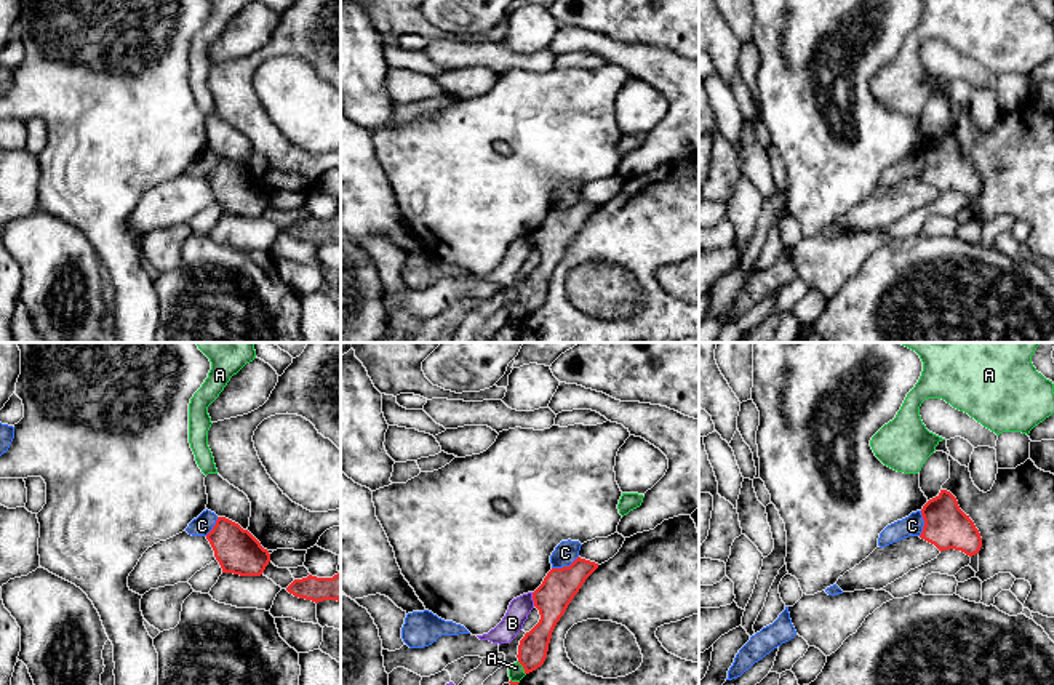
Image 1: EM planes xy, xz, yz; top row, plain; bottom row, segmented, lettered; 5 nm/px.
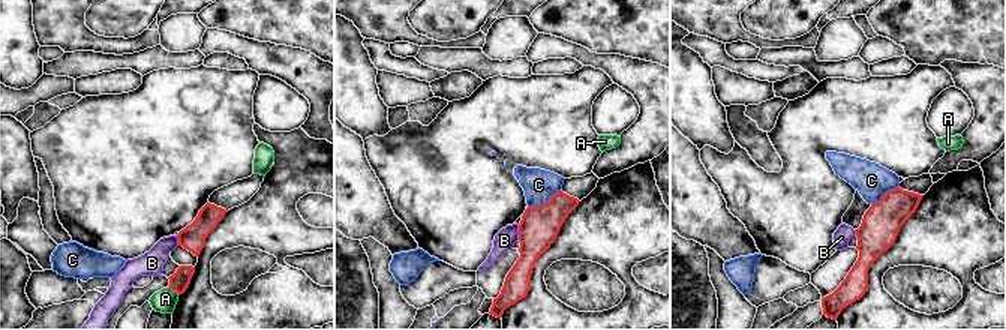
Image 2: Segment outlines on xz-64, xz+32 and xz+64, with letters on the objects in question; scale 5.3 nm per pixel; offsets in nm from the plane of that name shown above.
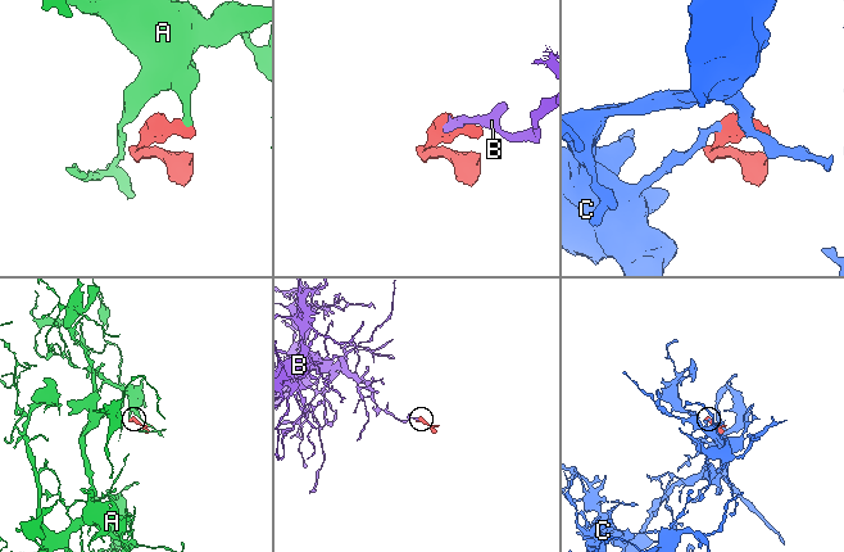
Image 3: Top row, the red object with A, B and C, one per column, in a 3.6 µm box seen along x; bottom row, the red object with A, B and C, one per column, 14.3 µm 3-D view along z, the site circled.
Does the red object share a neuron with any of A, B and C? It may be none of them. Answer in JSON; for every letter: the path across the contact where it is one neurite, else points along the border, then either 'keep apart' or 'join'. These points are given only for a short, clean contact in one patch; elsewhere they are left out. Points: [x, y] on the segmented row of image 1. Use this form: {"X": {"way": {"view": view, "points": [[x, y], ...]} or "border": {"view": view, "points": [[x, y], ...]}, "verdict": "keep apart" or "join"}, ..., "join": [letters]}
{"A": {"border": {"view": "xz", "points": [[517, 661], [525, 674]]}, "verdict": "keep apart"}, "B": {"verdict": "keep apart"}, "C": {"border": {"view": "xz", "points": [[578, 556], [568, 565], [552, 568]]}, "verdict": "keep apart"}, "join": []}

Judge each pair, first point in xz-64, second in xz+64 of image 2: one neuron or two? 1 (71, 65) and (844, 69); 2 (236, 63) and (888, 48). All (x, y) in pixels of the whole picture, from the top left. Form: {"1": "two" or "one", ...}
{"1": "one", "2": "two"}

